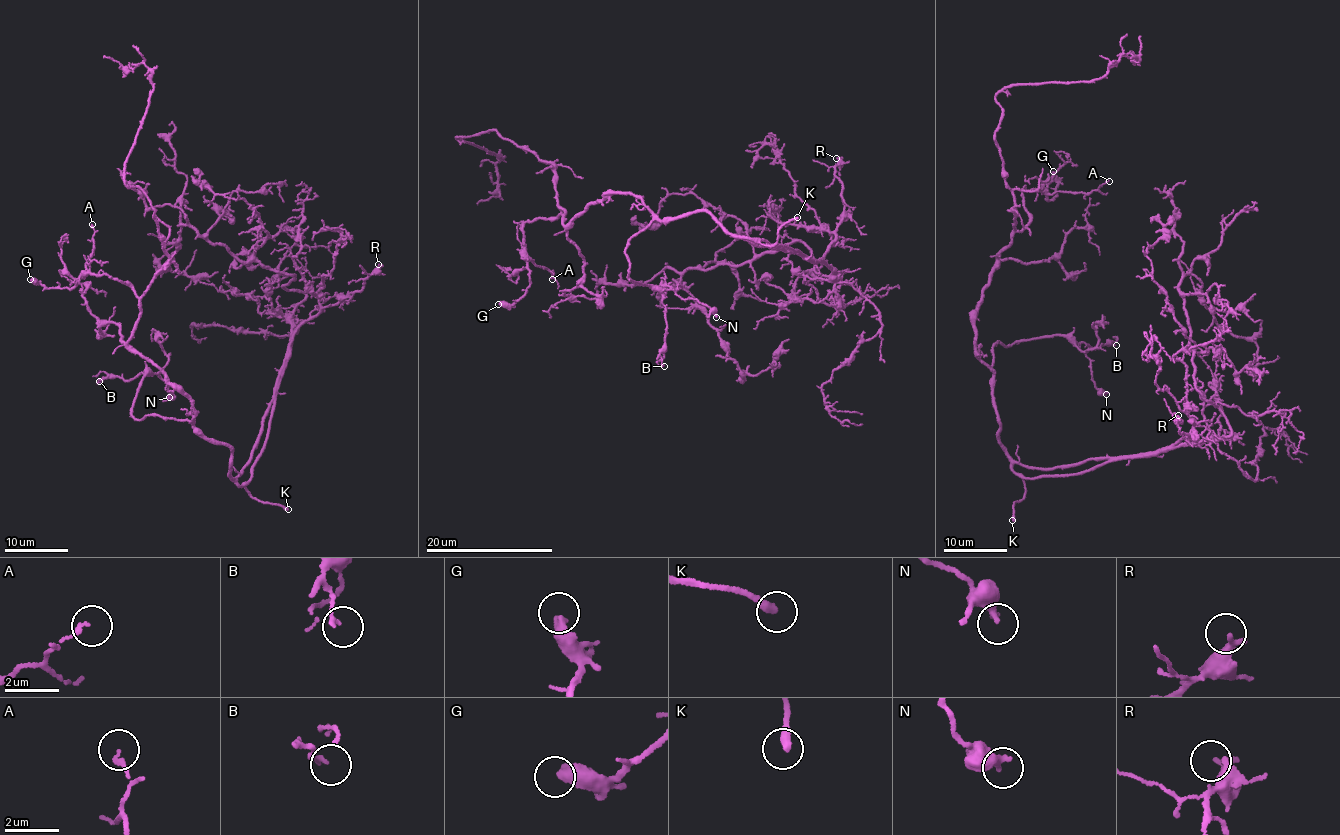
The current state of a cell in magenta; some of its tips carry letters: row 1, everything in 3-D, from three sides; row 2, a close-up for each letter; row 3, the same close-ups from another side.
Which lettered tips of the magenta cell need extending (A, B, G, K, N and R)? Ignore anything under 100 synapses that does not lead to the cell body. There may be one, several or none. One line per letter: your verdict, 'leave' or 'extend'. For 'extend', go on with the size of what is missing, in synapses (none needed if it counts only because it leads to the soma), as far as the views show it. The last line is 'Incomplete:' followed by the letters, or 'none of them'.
A: leave
B: leave
G: leave
K: extend
N: leave
R: leave
Incomplete: K

